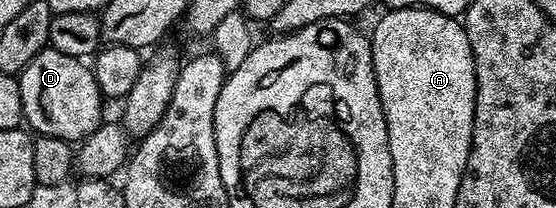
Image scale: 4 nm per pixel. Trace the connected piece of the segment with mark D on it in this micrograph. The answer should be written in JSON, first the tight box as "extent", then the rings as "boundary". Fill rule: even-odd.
{"extent":[17,46,104,142],"boundary":[[[47,46],[38,51],[32,62],[28,62],[26,69],[17,77],[17,82],[25,123],[37,135],[81,142],[103,123],[104,97],[89,63],[60,54],[60,50]]]}

